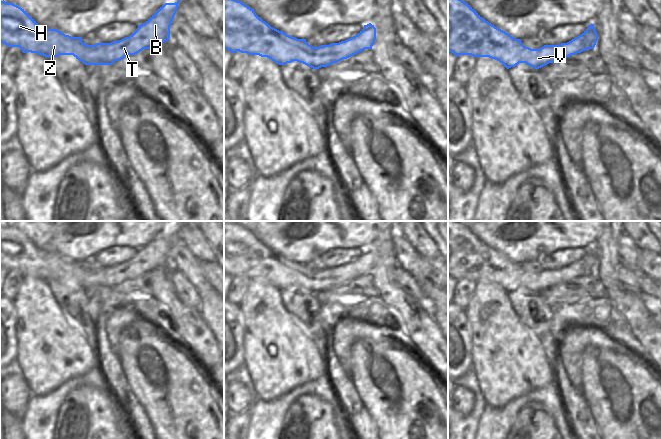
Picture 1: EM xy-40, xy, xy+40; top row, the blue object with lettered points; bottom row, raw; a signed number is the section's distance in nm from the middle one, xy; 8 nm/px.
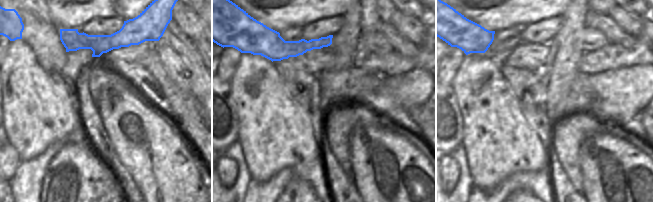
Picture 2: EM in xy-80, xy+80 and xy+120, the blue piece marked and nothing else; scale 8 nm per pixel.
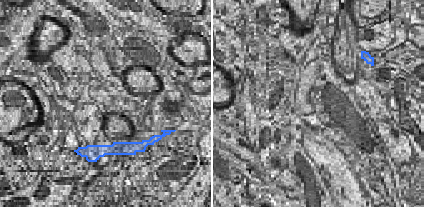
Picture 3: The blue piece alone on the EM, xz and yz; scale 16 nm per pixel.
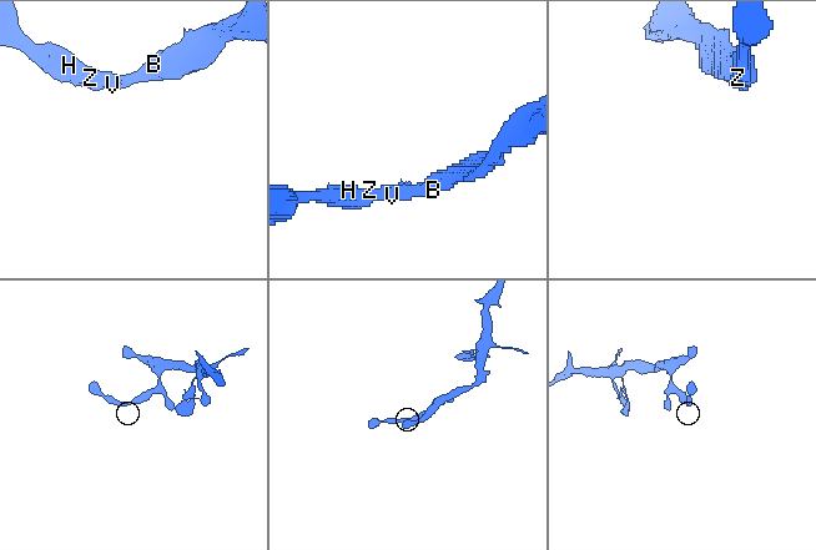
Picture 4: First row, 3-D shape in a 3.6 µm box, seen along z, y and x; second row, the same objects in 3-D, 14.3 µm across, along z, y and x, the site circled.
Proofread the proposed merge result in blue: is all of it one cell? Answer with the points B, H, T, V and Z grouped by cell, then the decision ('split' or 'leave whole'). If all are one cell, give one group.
B H T V Z; leave whole

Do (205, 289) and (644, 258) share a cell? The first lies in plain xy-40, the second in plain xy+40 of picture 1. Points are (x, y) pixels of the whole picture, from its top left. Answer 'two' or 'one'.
two

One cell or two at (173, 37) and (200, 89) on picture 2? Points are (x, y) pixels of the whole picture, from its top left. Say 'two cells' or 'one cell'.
one cell

